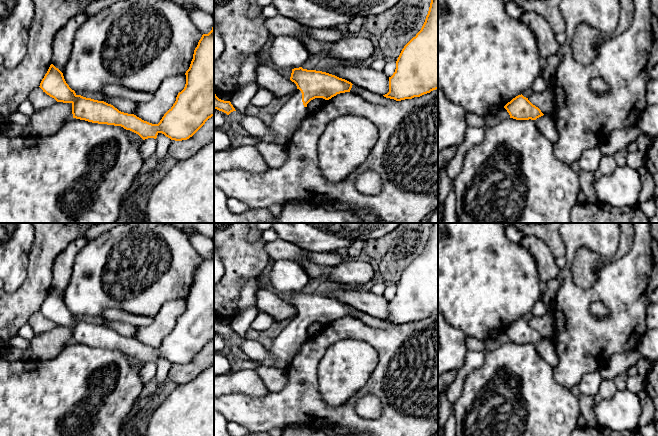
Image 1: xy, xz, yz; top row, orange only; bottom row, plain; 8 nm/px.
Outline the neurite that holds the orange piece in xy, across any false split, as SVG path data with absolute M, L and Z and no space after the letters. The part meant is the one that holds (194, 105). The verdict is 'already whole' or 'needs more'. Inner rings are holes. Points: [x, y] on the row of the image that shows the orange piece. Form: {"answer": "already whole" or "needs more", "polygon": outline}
{"answer": "already whole", "polygon": "M214 23L208 34L203 34L194 50L193 59L185 73L186 84L178 93L173 106L164 114L158 124L142 120L134 114L119 111L113 105L77 95L66 83L63 73L53 64L40 83L40 88L57 102L71 103L73 118L92 123L121 126L138 134L143 140L157 138L159 133L175 141L187 140L192 137L205 122L214 116Z"}

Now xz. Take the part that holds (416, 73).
{"answer": "already whole", "polygon": "M431 0L421 30L402 49L386 98L401 101L438 89L438 0Z"}

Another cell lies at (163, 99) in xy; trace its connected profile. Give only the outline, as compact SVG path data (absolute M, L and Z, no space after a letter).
M185 74L165 79L157 91L153 93L153 99L146 103L139 103L133 114L149 123L158 124L164 114L171 109L185 84Z

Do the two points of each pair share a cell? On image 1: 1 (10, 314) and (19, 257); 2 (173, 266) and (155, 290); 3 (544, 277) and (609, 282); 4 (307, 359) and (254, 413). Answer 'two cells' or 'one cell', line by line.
1: two cells
2: one cell
3: two cells
4: one cell

